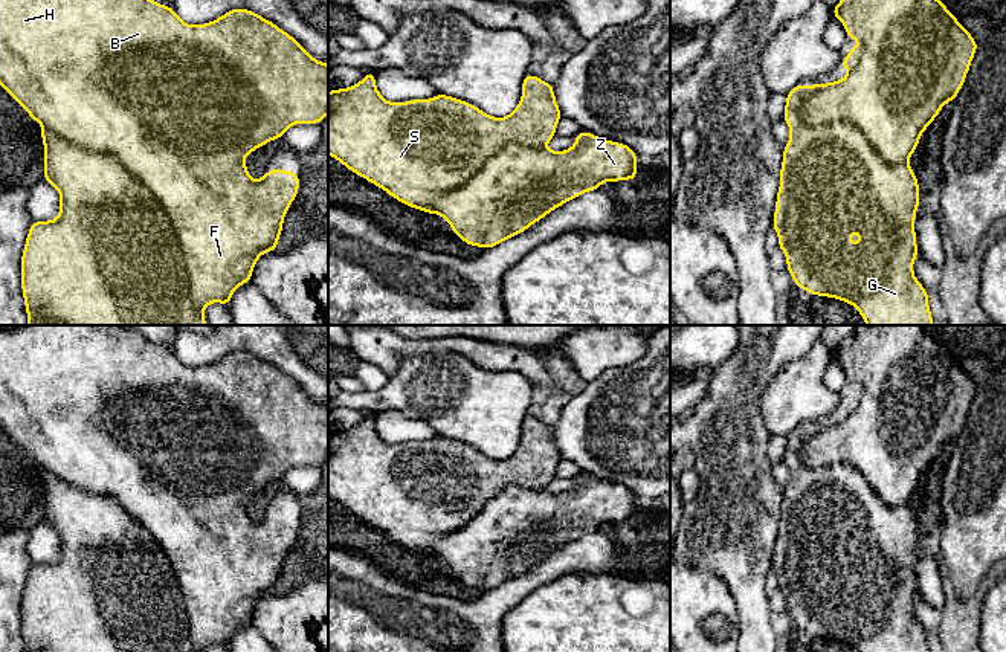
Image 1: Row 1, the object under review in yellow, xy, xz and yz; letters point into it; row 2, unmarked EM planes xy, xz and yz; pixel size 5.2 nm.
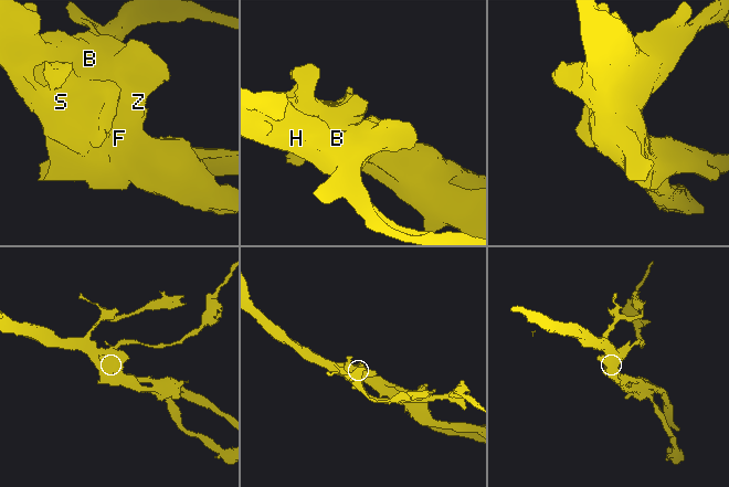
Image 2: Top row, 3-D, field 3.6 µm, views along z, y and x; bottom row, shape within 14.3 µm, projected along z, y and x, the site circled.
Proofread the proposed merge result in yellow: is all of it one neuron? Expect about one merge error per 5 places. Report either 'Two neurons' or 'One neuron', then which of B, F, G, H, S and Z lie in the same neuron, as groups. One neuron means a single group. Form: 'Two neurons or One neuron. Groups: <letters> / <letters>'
Two neurons. Groups: B F H Z / G S

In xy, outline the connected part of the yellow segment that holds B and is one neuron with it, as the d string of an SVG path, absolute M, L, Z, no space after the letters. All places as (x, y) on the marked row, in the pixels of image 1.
M0 0L0 86L43 128L95 153L116 159L143 183L168 214L185 258L189 295L197 313L212 302L229 307L234 292L247 281L263 253L278 247L284 217L298 195L299 174L275 168L260 180L249 176L244 157L279 139L295 124L321 124L328 115L328 64L314 60L292 35L256 12L237 8L205 24L186 24L173 8L154 0Z

